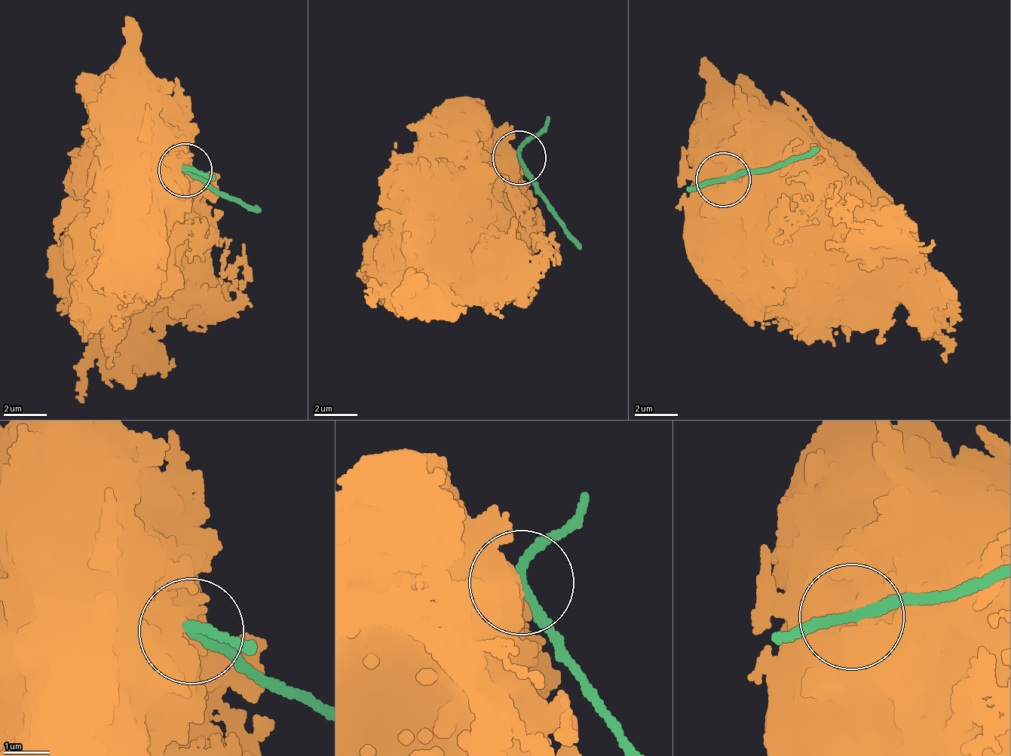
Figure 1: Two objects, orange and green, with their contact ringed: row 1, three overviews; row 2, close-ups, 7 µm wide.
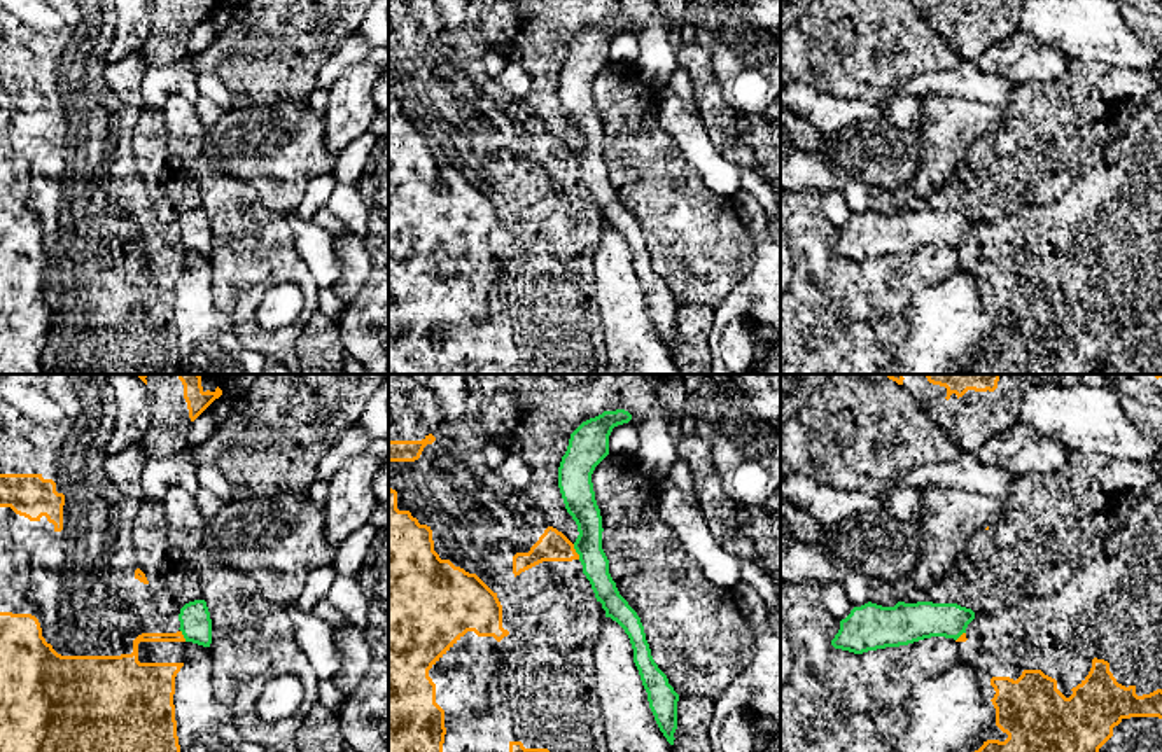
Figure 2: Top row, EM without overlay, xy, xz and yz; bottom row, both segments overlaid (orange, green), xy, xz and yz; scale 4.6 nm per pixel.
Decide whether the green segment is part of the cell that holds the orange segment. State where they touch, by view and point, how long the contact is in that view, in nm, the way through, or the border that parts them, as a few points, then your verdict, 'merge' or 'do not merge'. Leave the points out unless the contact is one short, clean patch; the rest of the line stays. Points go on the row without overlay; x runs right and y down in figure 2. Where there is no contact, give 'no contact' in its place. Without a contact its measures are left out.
xz (574, 160) | 80 nm | along xz (573, 153), (580, 167) | do not merge

